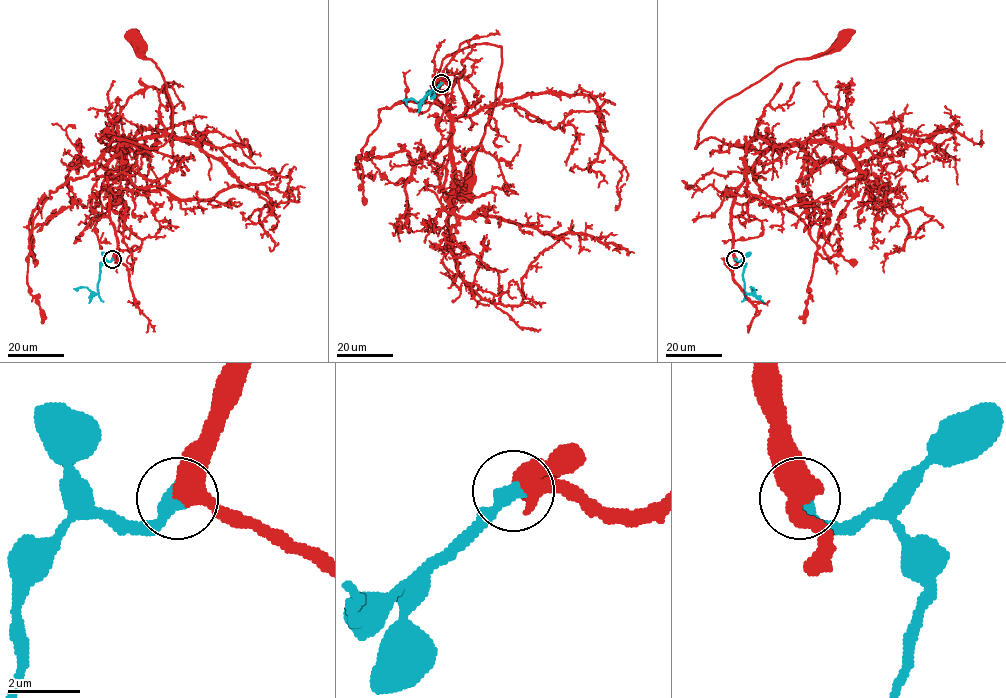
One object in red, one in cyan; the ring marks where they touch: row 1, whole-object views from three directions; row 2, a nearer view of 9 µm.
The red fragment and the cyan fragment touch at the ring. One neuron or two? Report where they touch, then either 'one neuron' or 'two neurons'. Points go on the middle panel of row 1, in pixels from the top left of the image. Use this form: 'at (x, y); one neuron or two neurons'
at (441, 83); one neuron

